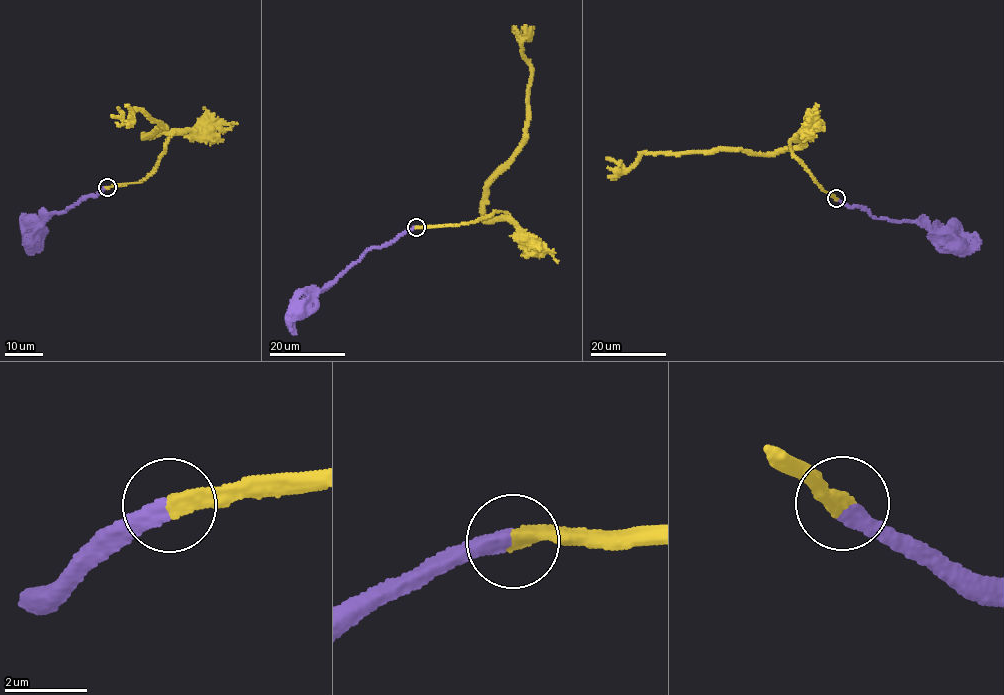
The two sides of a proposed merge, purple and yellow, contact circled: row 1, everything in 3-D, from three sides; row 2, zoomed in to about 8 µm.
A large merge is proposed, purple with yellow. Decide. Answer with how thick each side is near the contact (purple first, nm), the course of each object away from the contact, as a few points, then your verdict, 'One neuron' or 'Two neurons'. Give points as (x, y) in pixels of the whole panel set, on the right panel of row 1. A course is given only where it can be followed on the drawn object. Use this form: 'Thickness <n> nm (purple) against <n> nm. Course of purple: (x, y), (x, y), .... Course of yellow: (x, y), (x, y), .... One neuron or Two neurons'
Thickness 440 nm (purple) against 440 nm. Course of purple: (837, 199), (846, 205), (862, 208), (874, 217), (918, 222), (937, 234), (955, 251), (957, 249). Course of yellow: (837, 199), (794, 157), (792, 139), (801, 143), (770, 153), (720, 149), (641, 154), (625, 172), (607, 158). One neuron

